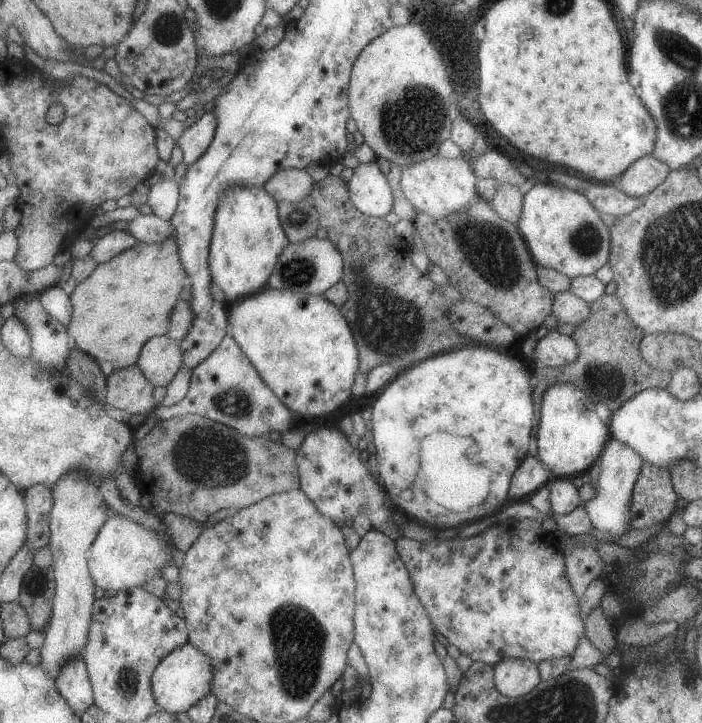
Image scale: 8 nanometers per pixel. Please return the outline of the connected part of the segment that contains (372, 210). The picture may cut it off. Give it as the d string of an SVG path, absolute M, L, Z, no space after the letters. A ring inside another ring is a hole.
M377 161L360 163L349 180L350 195L361 212L383 217L393 210L393 190Z

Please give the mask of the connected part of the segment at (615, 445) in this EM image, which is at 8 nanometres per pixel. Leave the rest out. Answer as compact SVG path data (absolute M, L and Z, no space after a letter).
M613 438L607 441L598 456L597 465L600 467L600 473L596 482L596 495L592 499L581 502L593 529L612 535L623 534L630 529L631 493L643 463L643 459L630 446Z

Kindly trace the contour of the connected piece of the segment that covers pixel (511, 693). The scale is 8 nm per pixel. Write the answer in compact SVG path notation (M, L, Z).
M508 658L495 666L496 685L508 697L520 697L541 682L539 665L525 659Z

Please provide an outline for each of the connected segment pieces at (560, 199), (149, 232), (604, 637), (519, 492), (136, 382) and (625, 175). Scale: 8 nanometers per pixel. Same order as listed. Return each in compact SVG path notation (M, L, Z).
M535 183L524 196L524 207L516 224L521 236L527 242L528 251L536 265L553 269L571 280L576 276L593 275L608 262L610 252L610 232L601 221L599 211L580 192L551 183Z
M141 214L129 224L127 230L135 235L141 243L162 243L169 237L175 237L173 223L155 214Z
M600 606L591 609L582 621L585 638L587 638L593 648L596 648L605 656L615 651L616 630L611 625L611 622L603 616Z
M537 455L526 456L513 472L510 502L529 497L551 478L553 476L550 470L538 459Z
M139 364L126 369L116 369L108 376L108 385L103 394L103 402L109 406L123 409L132 414L141 414L147 418L157 410L160 403L155 400L155 385L146 378Z
M645 155L627 166L615 183L627 196L645 196L665 180L669 171L670 168L664 162Z

